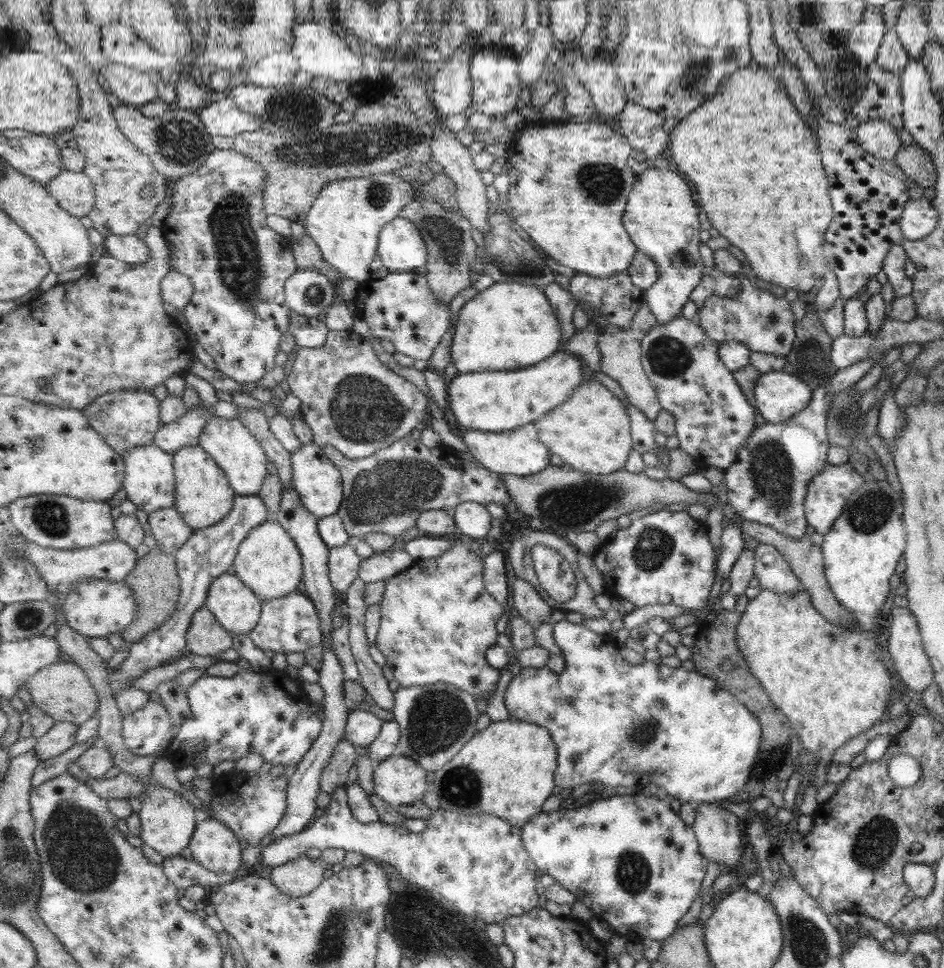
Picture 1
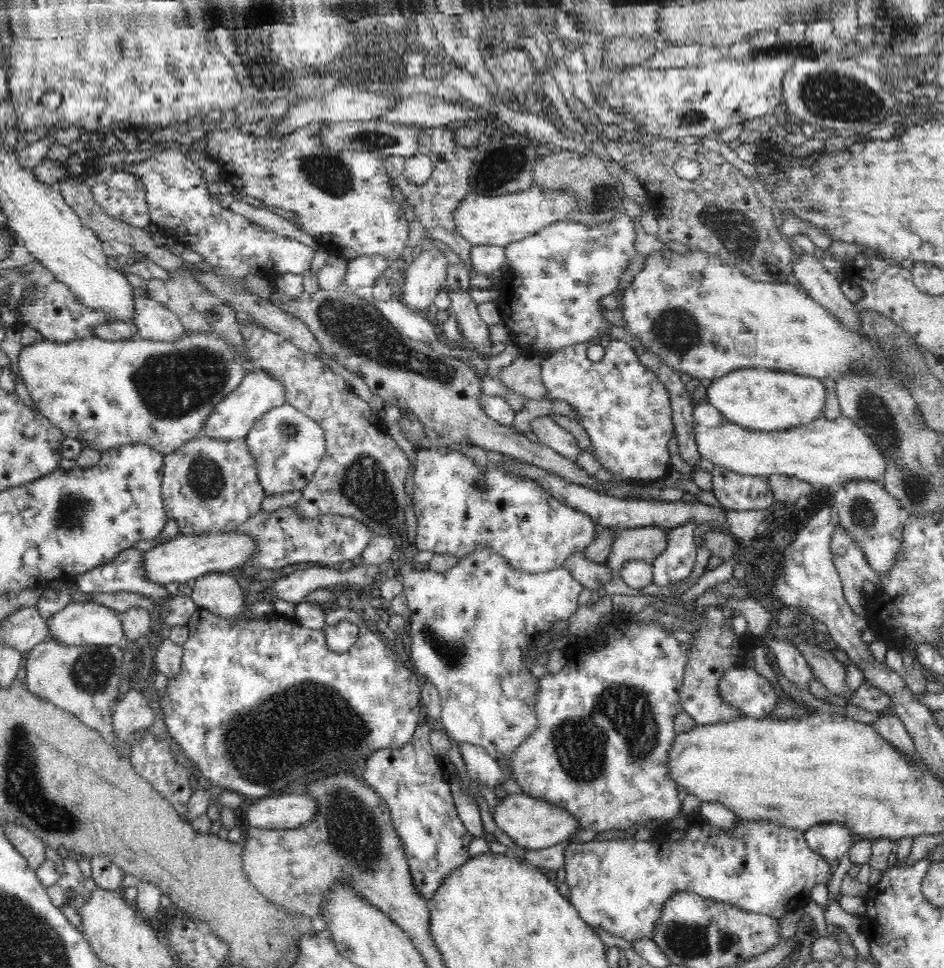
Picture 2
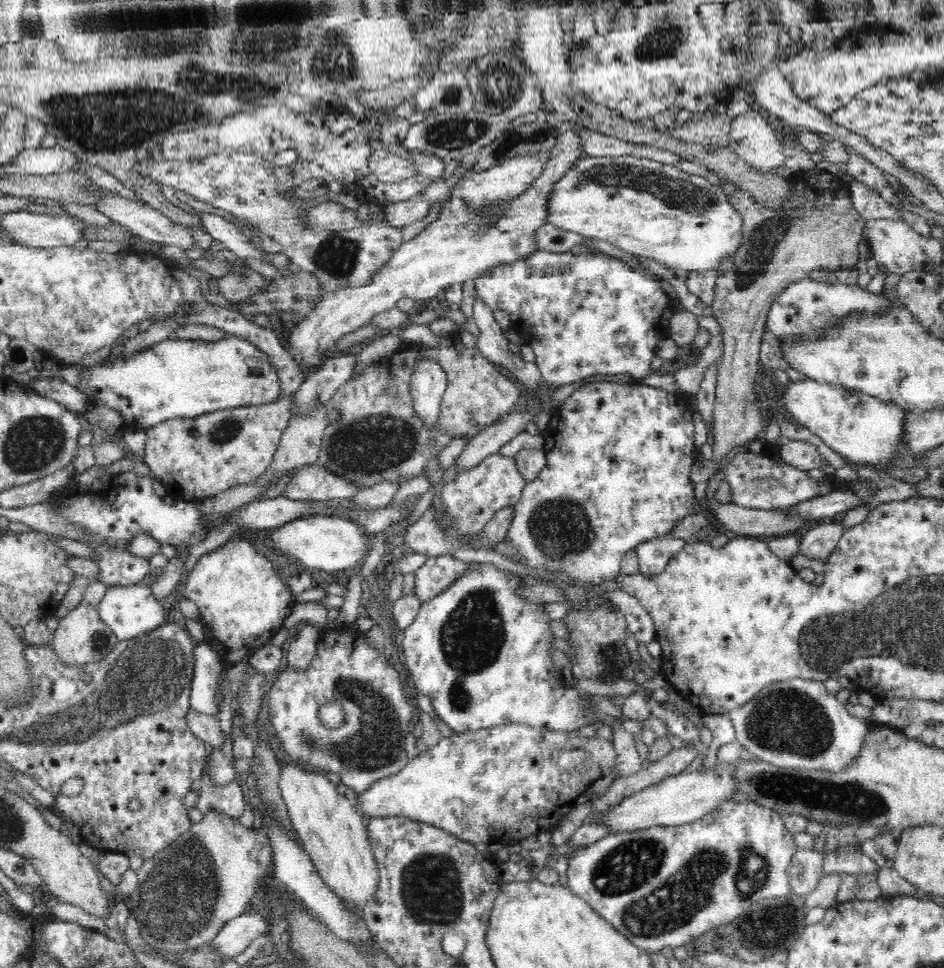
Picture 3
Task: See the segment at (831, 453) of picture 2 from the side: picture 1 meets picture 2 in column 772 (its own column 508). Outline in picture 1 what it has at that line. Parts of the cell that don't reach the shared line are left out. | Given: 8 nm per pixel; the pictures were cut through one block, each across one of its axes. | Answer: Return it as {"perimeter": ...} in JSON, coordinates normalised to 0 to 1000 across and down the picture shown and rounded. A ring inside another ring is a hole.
{"perimeter":[[[567,437],[533,446],[512,446],[499,442],[490,447],[489,455],[496,462],[496,467],[502,469],[518,486],[529,490],[563,492],[577,486],[584,479],[585,467],[571,452],[570,440],[567,440]]]}

